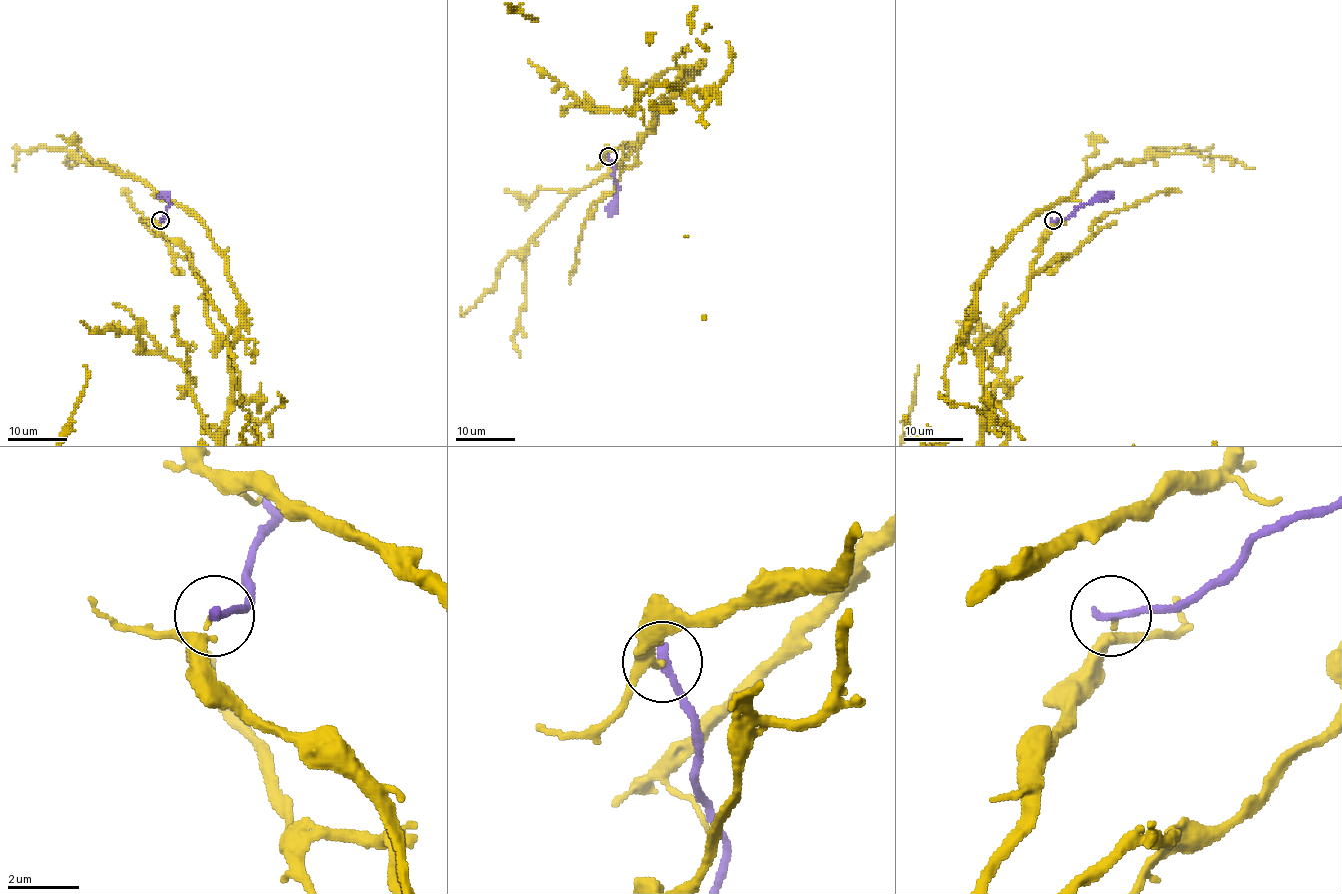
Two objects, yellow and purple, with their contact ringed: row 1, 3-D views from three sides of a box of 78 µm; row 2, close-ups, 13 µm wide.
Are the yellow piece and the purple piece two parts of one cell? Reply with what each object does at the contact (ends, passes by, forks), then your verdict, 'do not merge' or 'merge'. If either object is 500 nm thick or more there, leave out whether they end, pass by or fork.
yellow passes by; purple ends; do not merge

